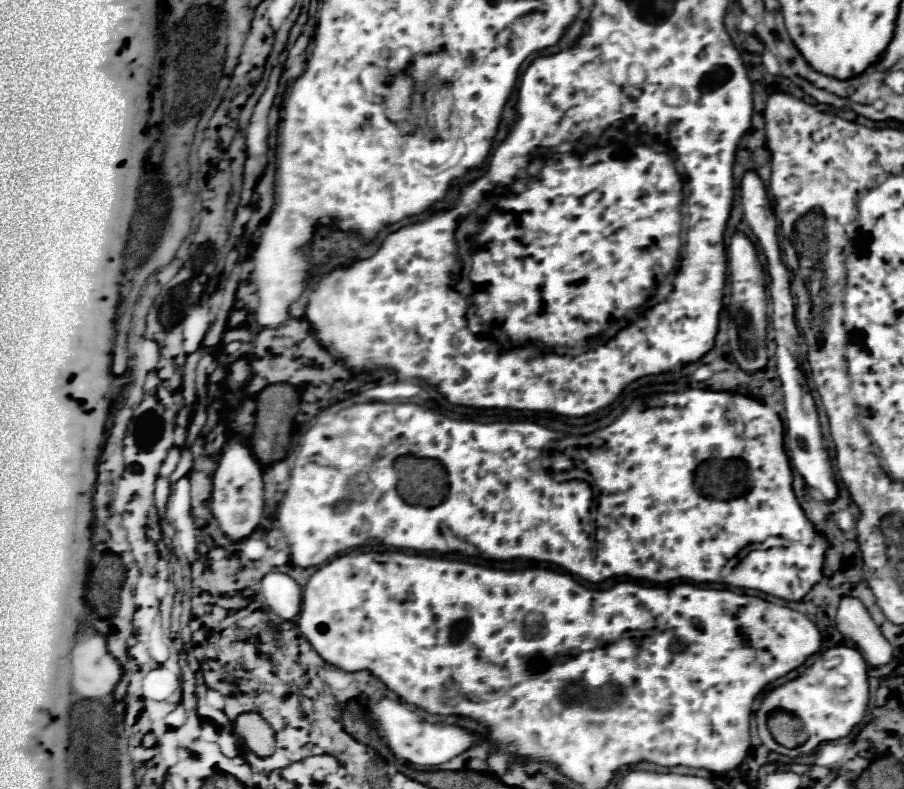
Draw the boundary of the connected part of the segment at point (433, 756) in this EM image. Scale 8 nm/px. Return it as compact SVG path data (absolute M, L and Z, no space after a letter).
M379 698L379 700L371 700L369 702L371 708L371 716L375 718L375 722L379 722L379 728L383 732L385 742L389 744L391 752L395 756L401 756L403 760L411 762L411 764L419 764L419 766L439 766L443 762L449 762L451 758L463 754L465 750L481 744L481 738L461 726L451 726L451 724L429 724L425 720L421 720L419 714L415 714L413 710L409 710L409 706L389 700L389 698Z

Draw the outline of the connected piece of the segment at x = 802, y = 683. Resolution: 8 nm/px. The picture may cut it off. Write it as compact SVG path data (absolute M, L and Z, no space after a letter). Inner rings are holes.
M831 646L827 650L823 650L817 658L817 662L807 668L801 676L769 690L763 700L761 700L761 706L757 710L757 730L759 730L759 736L763 740L763 744L773 750L773 752L779 752L779 754L785 754L789 758L797 758L801 754L809 754L811 750L815 750L821 742L827 742L827 740L839 740L843 736L847 736L855 724L859 724L865 716L865 710L867 710L867 704L869 704L869 684L867 684L867 664L865 660L861 658L861 654L851 648L851 646ZM831 656L839 656L841 662L835 666L835 668L825 668L825 660L829 660ZM775 708L783 708L795 716L799 716L803 722L805 722L805 728L809 732L809 738L803 746L797 746L793 750L789 748L783 748L781 744L777 744L773 740L773 736L769 734L767 730L767 716L771 710Z

